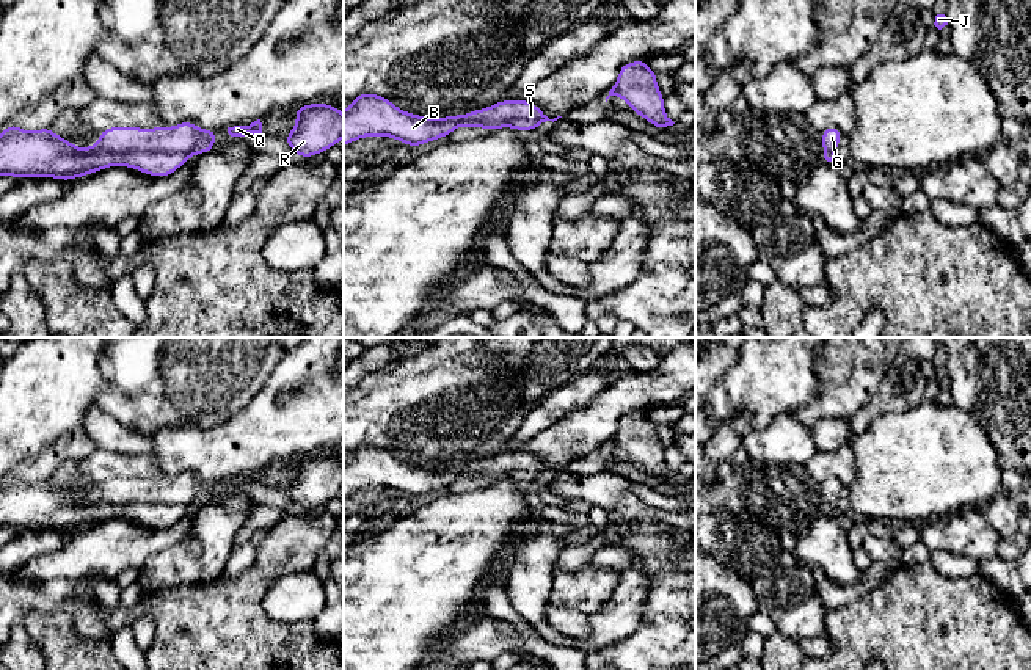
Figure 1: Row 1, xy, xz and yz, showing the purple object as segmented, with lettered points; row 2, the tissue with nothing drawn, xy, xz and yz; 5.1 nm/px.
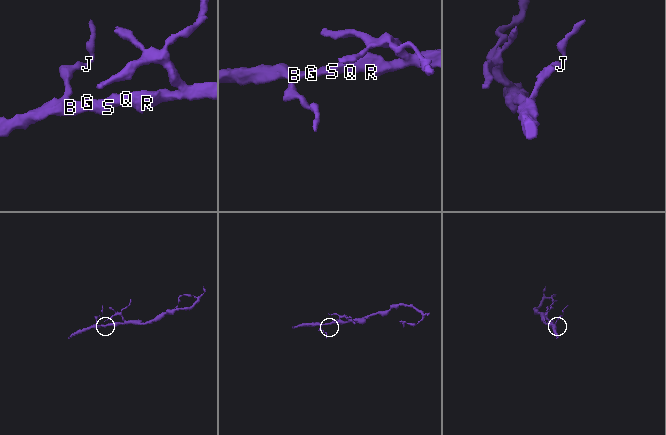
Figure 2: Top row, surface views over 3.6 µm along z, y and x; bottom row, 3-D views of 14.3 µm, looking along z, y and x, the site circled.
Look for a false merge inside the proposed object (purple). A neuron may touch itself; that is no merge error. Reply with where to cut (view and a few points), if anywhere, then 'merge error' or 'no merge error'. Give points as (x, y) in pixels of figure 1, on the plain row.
no cut; no merge error

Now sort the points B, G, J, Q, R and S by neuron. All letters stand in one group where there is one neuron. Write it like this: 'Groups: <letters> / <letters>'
Groups: B G J Q R S

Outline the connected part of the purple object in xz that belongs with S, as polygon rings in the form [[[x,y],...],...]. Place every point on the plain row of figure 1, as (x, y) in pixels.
[[[361,444],[353,450],[353,455],[344,461],[344,497],[355,491],[366,488],[391,488],[411,499],[425,496],[443,488],[447,488],[460,477],[466,479],[483,479],[494,483],[499,479],[512,479],[515,482],[537,482],[540,475],[546,472],[557,472],[562,468],[549,471],[540,458],[532,453],[518,452],[501,452],[488,460],[474,461],[466,466],[454,466],[444,469],[425,469],[421,466],[406,464],[397,460],[388,449],[378,446]]]

